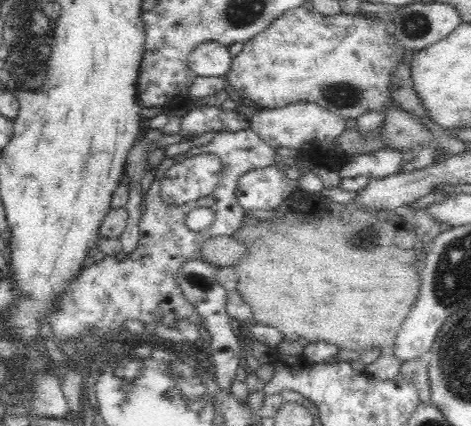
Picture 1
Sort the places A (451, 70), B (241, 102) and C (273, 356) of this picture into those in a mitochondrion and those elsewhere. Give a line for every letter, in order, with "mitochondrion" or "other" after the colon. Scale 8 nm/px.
A: other
B: other
C: other

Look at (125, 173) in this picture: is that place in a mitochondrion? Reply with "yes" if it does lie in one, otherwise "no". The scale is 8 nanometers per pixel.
no

